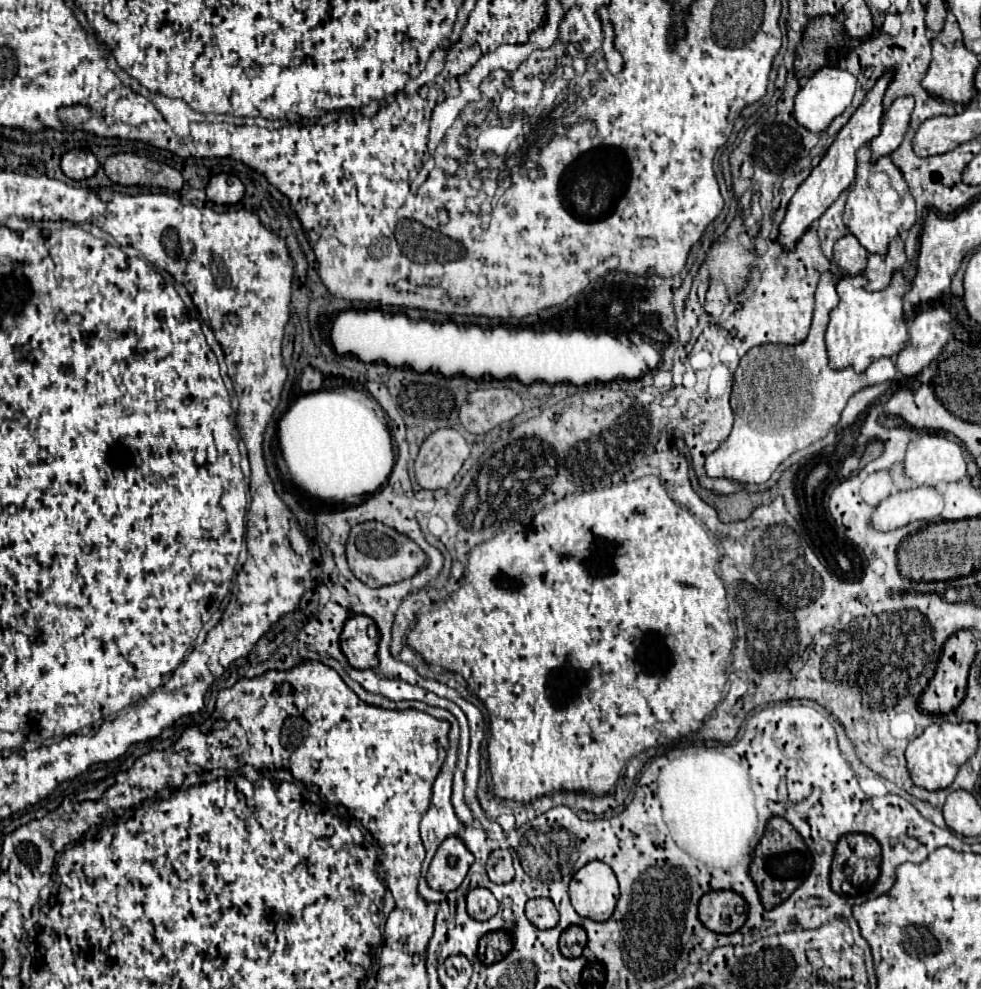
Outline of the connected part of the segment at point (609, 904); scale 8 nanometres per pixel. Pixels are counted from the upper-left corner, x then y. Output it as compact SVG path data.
M603 861L581 867L569 883L569 897L581 917L607 921L617 905L619 885L613 869Z

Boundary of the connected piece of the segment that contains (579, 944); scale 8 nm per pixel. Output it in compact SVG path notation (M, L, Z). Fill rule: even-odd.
M571 925L569 929L565 929L563 935L561 935L561 939L559 939L561 953L563 953L563 957L569 957L569 959L581 957L585 945L587 945L587 935L577 925Z

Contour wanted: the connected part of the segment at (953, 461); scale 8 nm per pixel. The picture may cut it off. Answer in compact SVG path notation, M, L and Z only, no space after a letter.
M919 433L919 437L909 443L905 477L913 485L937 487L939 483L955 483L965 477L965 473L961 447L945 435Z

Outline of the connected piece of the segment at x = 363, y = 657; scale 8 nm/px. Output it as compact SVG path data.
M355 615L347 619L339 635L341 651L347 657L349 665L355 669L377 667L377 639L371 639L367 635L369 625L371 619L367 615Z

